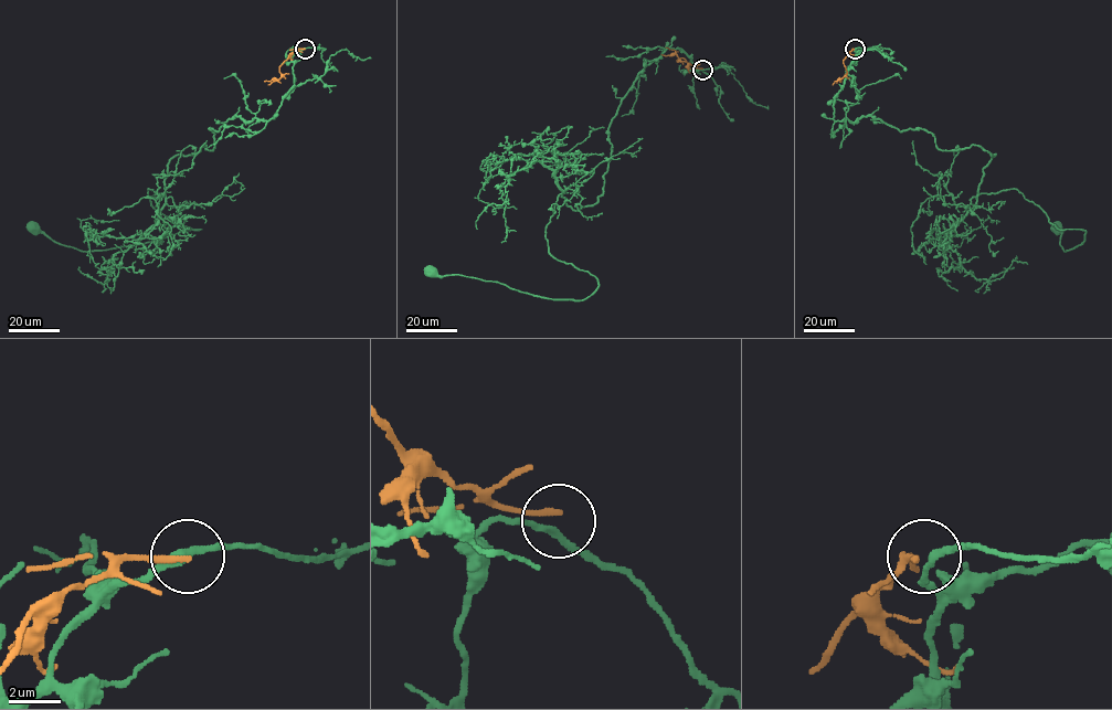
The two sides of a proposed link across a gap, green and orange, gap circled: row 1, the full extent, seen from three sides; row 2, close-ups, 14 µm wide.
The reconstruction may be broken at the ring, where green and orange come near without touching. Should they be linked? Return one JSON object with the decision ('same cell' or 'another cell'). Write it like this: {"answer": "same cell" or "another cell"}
{"answer": "another cell"}

